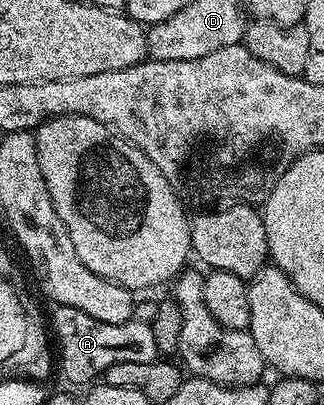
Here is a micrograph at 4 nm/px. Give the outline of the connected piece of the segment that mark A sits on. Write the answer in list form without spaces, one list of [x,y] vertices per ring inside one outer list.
[[[58,306],[53,310],[52,336],[56,341],[56,364],[59,369],[62,367],[63,378],[74,384],[89,385],[97,381],[108,366],[116,362],[152,362],[159,359],[156,334],[151,325],[136,319],[119,324],[100,322],[96,318],[88,318],[84,310],[76,310],[72,306]]]

